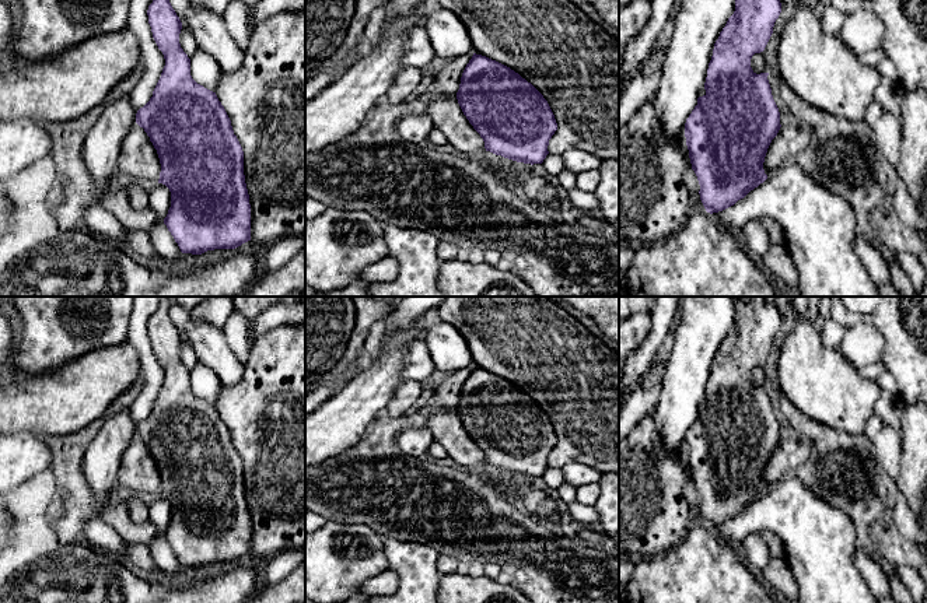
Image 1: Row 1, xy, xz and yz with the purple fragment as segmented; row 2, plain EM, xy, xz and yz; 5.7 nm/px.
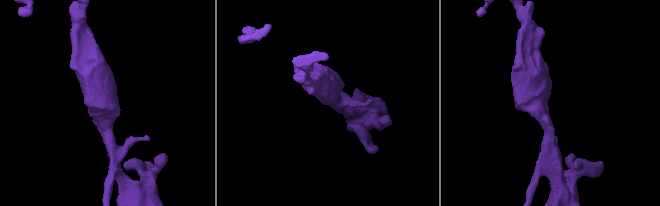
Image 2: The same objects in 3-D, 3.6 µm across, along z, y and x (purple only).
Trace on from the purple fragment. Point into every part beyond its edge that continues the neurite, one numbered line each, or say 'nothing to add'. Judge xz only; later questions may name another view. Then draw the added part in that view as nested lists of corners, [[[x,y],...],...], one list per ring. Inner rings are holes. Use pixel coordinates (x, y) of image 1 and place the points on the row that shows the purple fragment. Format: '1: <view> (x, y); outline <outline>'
nothing to add

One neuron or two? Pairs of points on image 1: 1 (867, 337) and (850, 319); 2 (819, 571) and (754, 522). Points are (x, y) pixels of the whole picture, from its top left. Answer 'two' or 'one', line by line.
1: two
2: one

